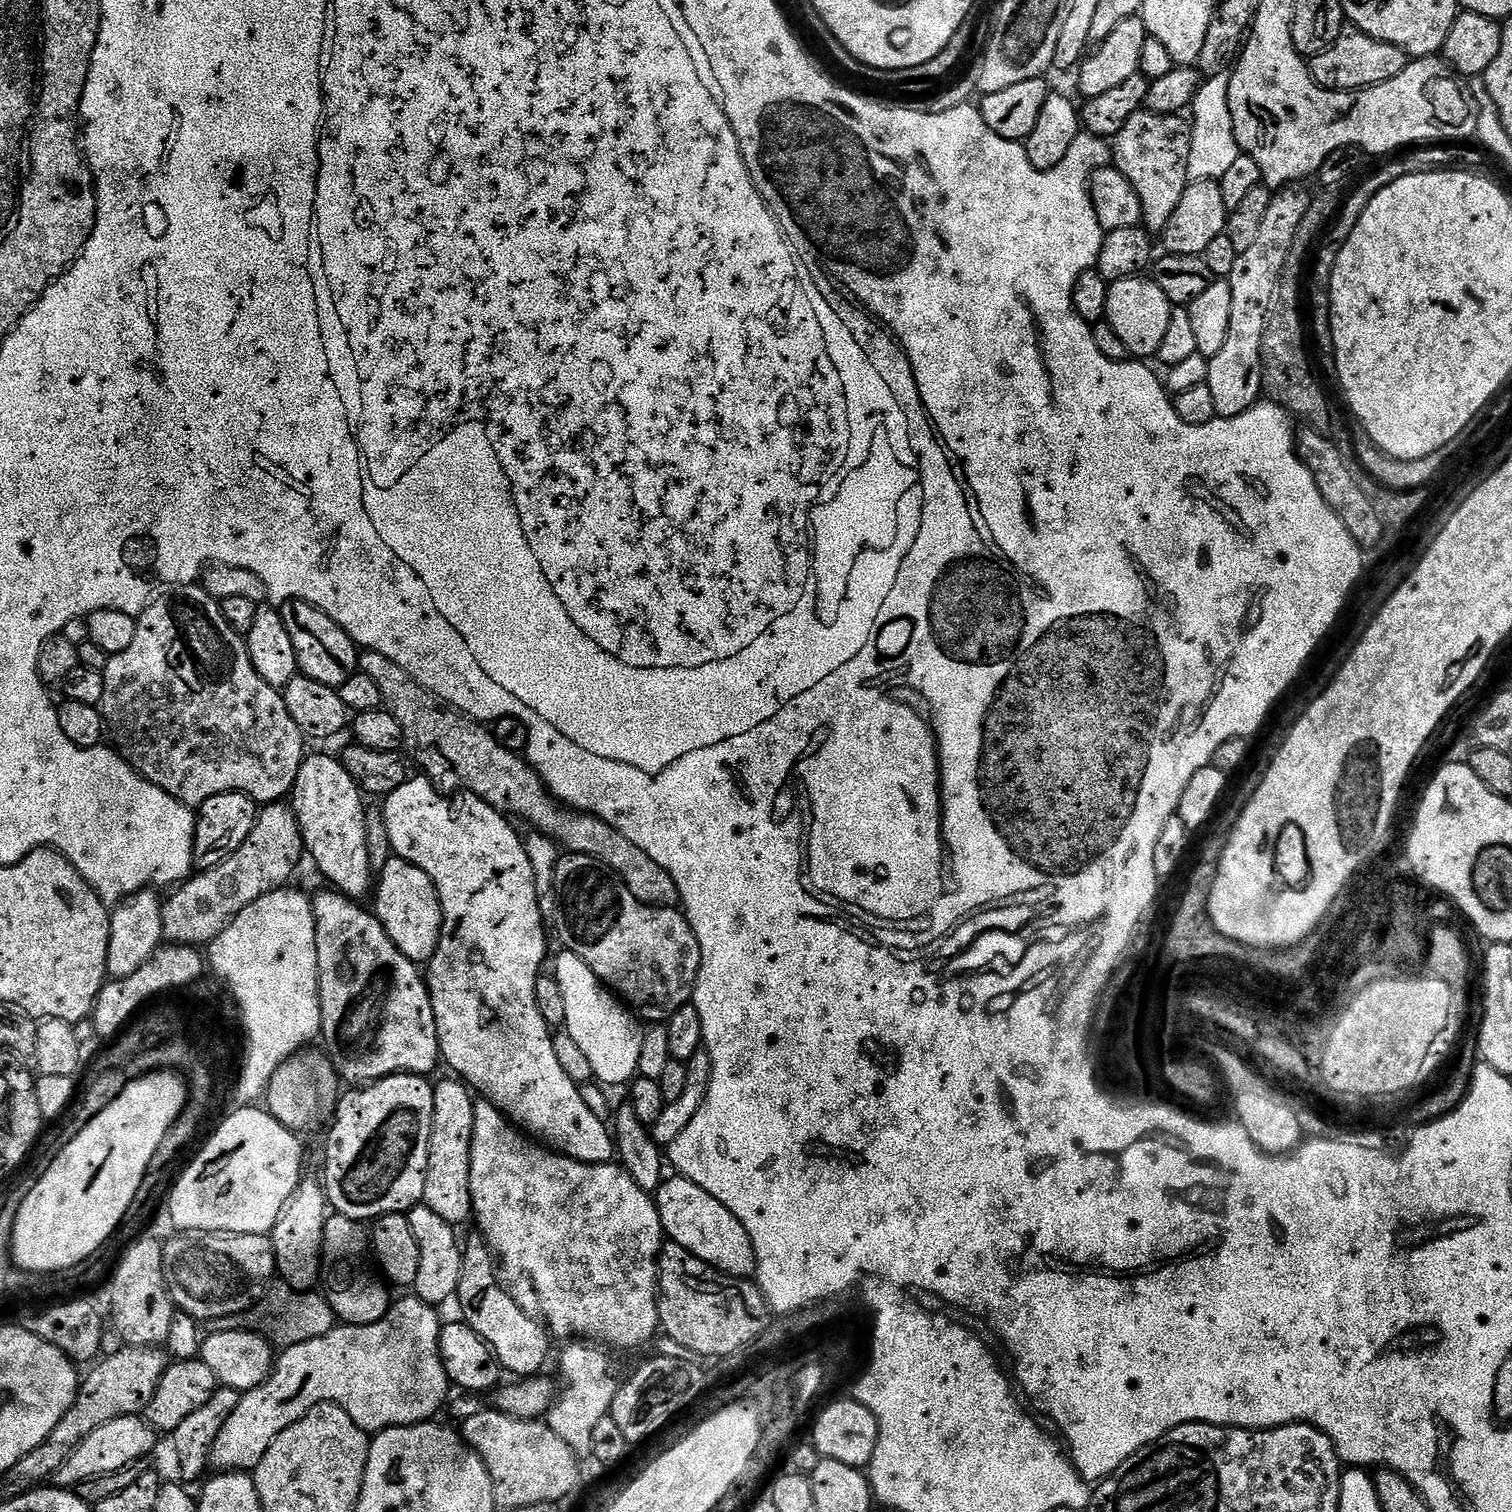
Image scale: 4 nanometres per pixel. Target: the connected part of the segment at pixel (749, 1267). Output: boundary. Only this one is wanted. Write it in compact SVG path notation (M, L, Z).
M672 1174L654 1193L654 1199L665 1237L671 1243L682 1246L727 1276L748 1278L755 1273L756 1247L752 1245L750 1234L746 1234L742 1222L738 1222L738 1218L734 1218L734 1214L730 1214L714 1194L706 1194L702 1186L690 1182L685 1176Z

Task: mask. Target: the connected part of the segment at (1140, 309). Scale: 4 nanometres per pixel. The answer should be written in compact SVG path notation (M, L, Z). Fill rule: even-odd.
M1131 276L1125 280L1114 280L1109 283L1104 320L1125 344L1129 357L1152 358L1155 357L1158 346L1162 346L1162 338L1170 327L1173 307L1166 294L1158 290L1158 286L1151 278Z

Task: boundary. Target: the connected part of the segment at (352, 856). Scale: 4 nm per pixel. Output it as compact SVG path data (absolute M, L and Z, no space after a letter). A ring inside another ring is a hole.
M312 756L305 759L304 764L298 770L298 778L294 782L290 793L290 807L296 813L296 821L300 824L300 833L304 839L307 855L312 856L316 868L329 880L335 891L343 892L345 896L351 896L353 900L363 901L363 896L373 891L374 873L370 866L370 854L366 854L366 811L365 797L360 787L350 778L350 774L344 769L343 763L332 756Z

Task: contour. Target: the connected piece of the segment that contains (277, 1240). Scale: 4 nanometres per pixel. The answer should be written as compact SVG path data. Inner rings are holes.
M301 1179L294 1194L290 1194L290 1198L282 1206L282 1214L278 1214L278 1222L270 1233L279 1279L300 1292L315 1289L321 1283L324 1255L324 1221L326 1219L324 1186L319 1179L308 1179Z

